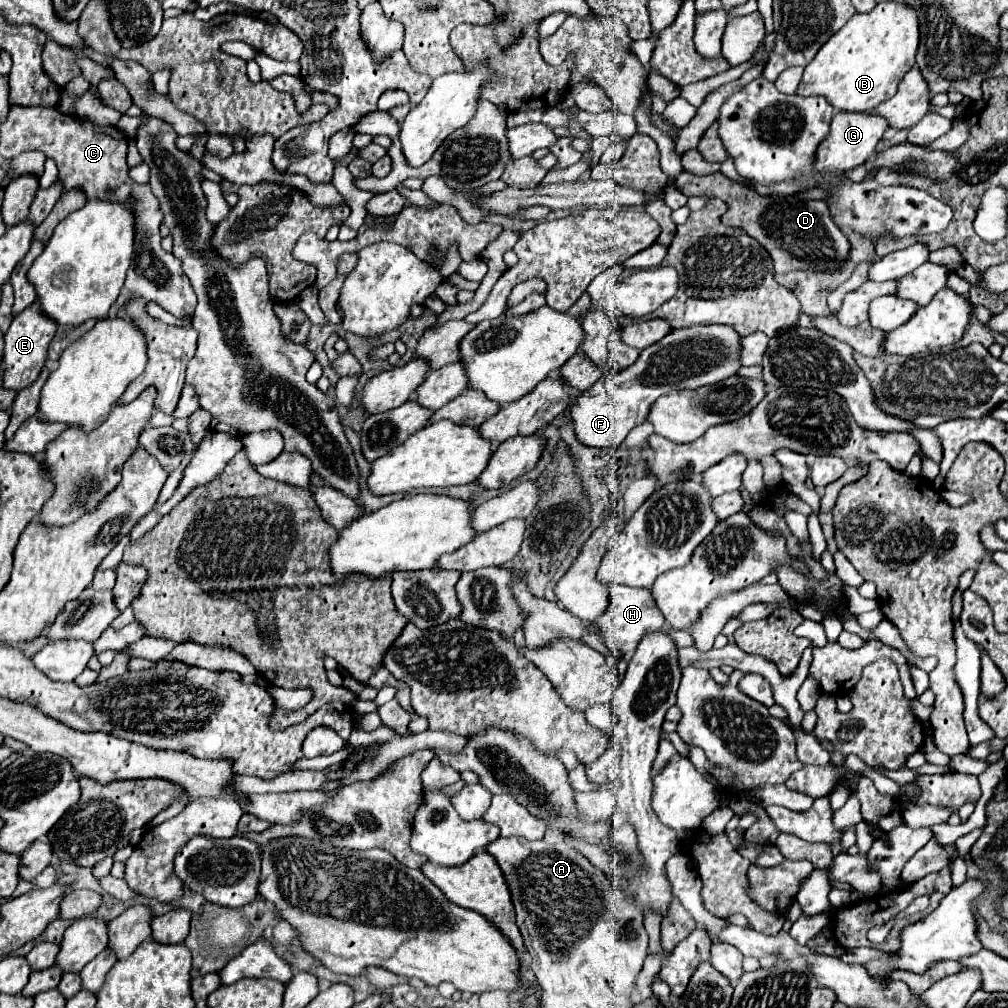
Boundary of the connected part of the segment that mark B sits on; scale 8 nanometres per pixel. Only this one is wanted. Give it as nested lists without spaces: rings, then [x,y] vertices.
[[[882,2],[868,14],[852,16],[804,68],[796,94],[824,96],[828,104],[844,112],[866,112],[888,100],[904,72],[914,66],[920,42],[916,12],[902,2]]]

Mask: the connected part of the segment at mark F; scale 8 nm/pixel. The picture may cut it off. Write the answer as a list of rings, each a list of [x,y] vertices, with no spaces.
[[[712,324],[672,330],[658,344],[642,350],[640,358],[632,366],[600,378],[592,388],[576,398],[570,408],[574,434],[584,446],[618,448],[628,432],[646,420],[650,406],[660,396],[682,388],[700,388],[726,380],[740,368],[738,358],[740,336],[734,328]]]

